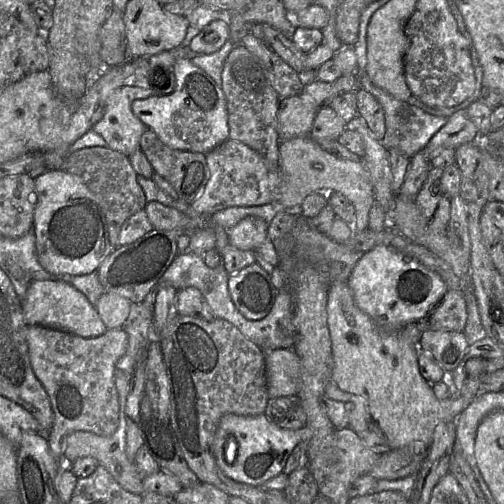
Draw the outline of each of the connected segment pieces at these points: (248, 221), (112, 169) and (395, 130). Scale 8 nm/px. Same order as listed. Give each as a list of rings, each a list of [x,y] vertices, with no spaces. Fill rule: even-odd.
[[[246,217],[228,231],[229,244],[240,250],[254,251],[268,238],[268,227],[261,218]]]
[[[108,146],[87,147],[68,154],[63,169],[80,177],[97,197],[106,219],[110,244],[114,249],[119,247],[118,239],[124,222],[148,203],[129,158]]]
[[[357,69],[357,77],[361,87],[371,93],[380,103],[385,114],[385,136],[381,140],[384,146],[390,149],[397,149],[409,159],[416,153],[422,151],[430,139],[446,124],[447,118],[428,114],[418,107],[394,98],[392,95],[373,84],[368,73],[362,73]]]

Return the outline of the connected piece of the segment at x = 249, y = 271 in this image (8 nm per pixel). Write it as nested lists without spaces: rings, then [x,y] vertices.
[[[257,262],[229,275],[228,289],[236,308],[249,320],[264,318],[279,292],[270,274]]]

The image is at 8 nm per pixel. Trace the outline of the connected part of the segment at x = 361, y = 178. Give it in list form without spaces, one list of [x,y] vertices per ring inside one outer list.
[[[310,136],[280,141],[281,187],[278,206],[283,209],[299,208],[304,199],[314,192],[338,192],[352,202],[356,211],[354,225],[336,217],[327,234],[337,243],[345,243],[354,232],[368,229],[369,213],[376,202],[375,190],[370,173],[362,161],[339,159],[325,151]]]

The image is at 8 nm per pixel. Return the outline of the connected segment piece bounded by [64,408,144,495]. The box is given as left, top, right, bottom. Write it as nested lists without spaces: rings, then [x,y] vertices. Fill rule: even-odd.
[[[119,408],[119,425],[111,436],[101,436],[90,431],[79,430],[70,435],[64,452],[64,461],[71,464],[78,458],[90,456],[103,465],[115,478],[121,487],[136,494],[144,494],[144,475],[137,468],[134,461],[131,461],[126,453],[126,418],[124,411]]]

